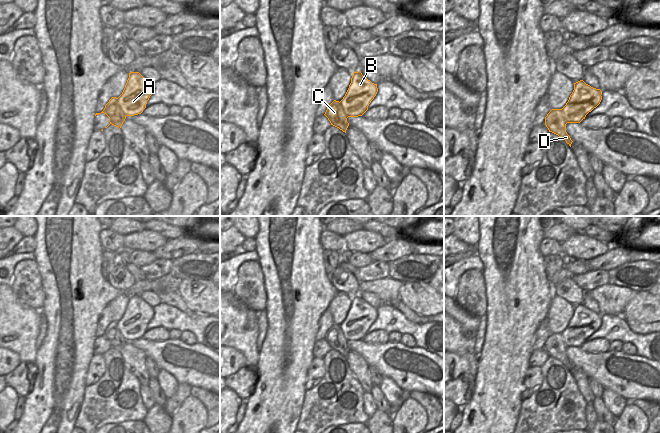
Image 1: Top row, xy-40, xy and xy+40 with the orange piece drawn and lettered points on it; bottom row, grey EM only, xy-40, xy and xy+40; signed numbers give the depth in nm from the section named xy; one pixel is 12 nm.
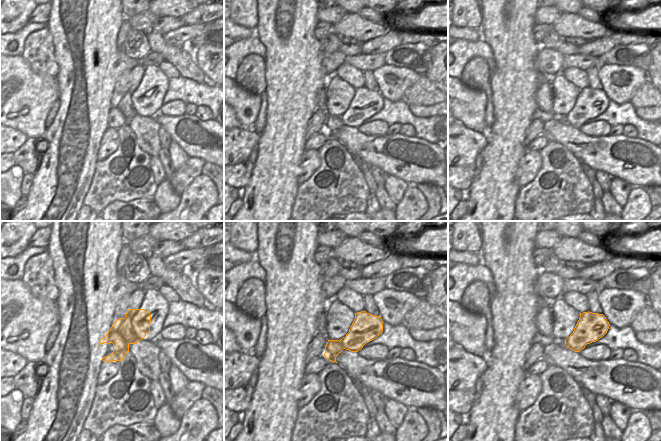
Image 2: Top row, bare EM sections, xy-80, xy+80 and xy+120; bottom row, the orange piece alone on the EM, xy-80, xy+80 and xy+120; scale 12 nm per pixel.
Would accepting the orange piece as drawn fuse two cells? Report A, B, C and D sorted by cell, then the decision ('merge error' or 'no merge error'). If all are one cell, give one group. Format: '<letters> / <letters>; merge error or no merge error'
A B C D; no merge error

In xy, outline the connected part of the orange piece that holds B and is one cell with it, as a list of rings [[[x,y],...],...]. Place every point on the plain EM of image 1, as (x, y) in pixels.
[[[360,295],[354,296],[349,312],[339,326],[334,324],[325,336],[331,349],[346,357],[348,341],[362,340],[378,316],[377,308],[372,307]]]

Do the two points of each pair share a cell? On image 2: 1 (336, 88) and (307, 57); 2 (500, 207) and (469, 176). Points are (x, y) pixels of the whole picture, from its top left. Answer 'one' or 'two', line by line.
1: two
2: two

